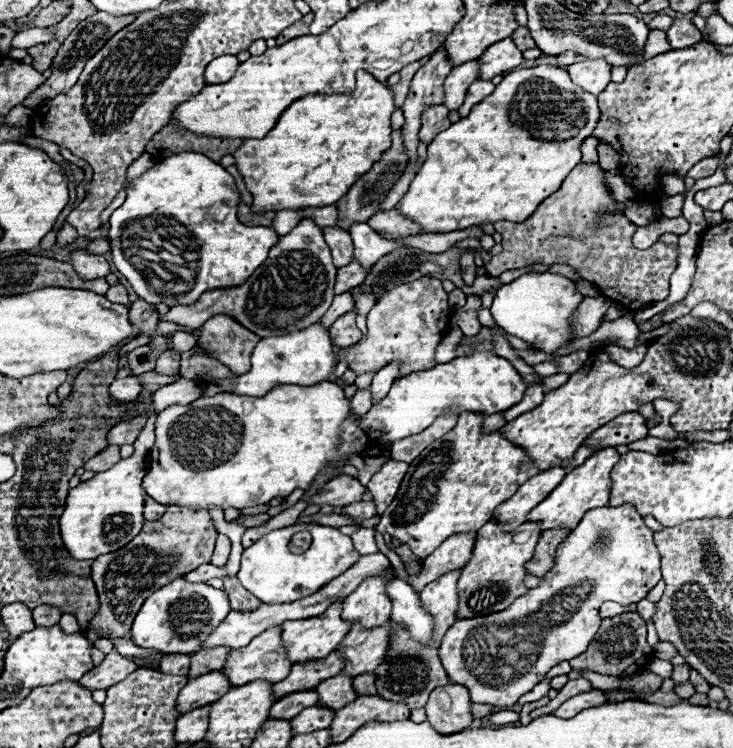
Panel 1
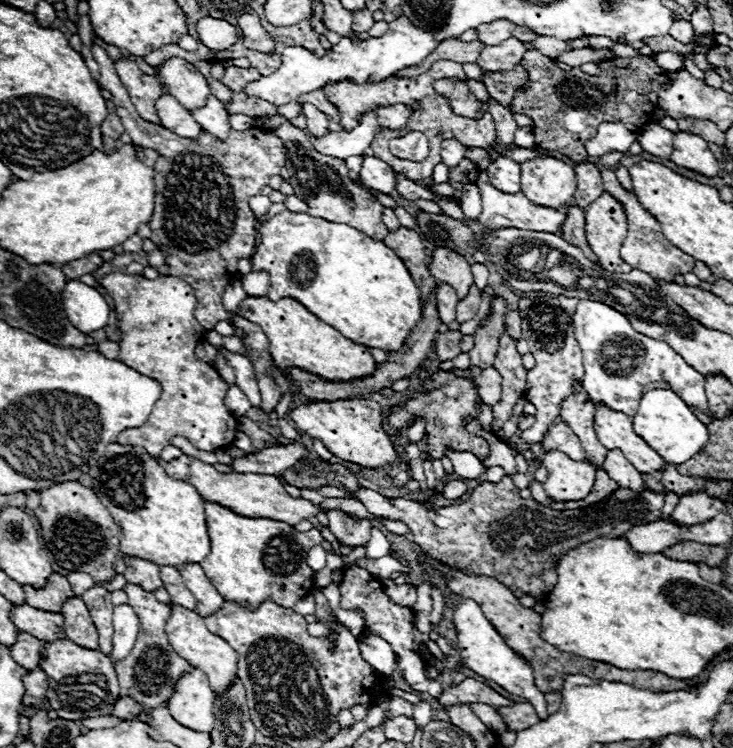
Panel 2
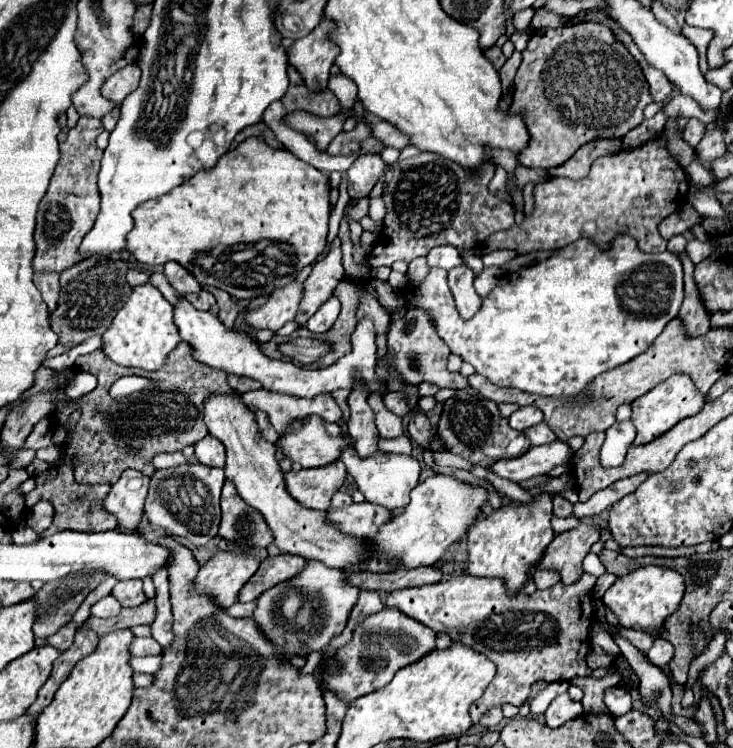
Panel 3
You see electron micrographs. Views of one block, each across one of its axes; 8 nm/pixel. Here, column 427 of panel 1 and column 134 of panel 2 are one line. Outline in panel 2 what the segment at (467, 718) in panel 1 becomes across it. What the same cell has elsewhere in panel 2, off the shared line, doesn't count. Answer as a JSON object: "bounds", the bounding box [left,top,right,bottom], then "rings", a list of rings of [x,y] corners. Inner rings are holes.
{"bounds":[114,696,142,716],"rings":[[[120,696],[120,702],[116,702],[116,706],[114,706],[114,716],[132,716],[132,714],[136,714],[136,712],[140,712],[142,708],[136,704],[136,702],[132,702],[130,698],[124,698],[124,696]]]}

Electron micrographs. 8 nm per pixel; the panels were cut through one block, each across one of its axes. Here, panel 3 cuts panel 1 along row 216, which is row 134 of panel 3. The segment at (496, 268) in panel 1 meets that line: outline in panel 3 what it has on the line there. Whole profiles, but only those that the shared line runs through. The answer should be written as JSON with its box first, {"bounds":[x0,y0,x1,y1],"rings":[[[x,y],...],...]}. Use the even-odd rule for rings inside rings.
{"bounds":[510,22,652,168],"rings":[[[578,22],[550,30],[536,30],[528,48],[522,52],[522,64],[514,78],[510,114],[520,114],[530,134],[530,144],[518,154],[526,168],[556,168],[564,164],[582,144],[596,138],[624,138],[644,120],[644,108],[652,102],[642,68],[614,34],[594,22]]]}

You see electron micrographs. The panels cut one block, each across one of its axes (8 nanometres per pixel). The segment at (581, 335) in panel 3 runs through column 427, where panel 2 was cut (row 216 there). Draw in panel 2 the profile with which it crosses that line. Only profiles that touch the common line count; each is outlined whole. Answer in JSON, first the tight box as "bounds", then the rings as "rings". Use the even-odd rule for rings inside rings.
{"bounds":[252,210,422,352],"rings":[[[284,210],[262,228],[262,244],[252,258],[252,268],[268,274],[268,300],[276,302],[280,298],[294,298],[322,322],[328,322],[344,334],[344,338],[368,348],[380,348],[384,352],[402,350],[412,328],[422,318],[420,290],[396,252],[346,224],[332,224],[304,212]]]}

